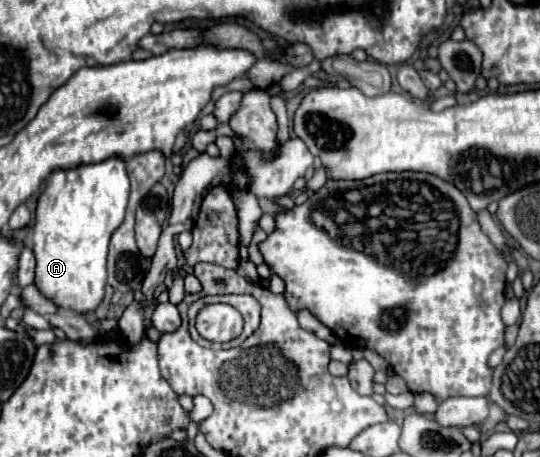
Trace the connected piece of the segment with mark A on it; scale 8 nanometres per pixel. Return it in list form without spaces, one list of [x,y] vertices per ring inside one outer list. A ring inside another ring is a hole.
[[[108,158],[100,164],[78,166],[72,170],[56,170],[46,180],[46,188],[38,198],[36,222],[32,226],[32,252],[36,256],[34,284],[62,310],[74,310],[78,314],[92,312],[104,300],[106,286],[106,254],[112,232],[122,224],[128,202],[130,180],[126,176],[122,158]]]

